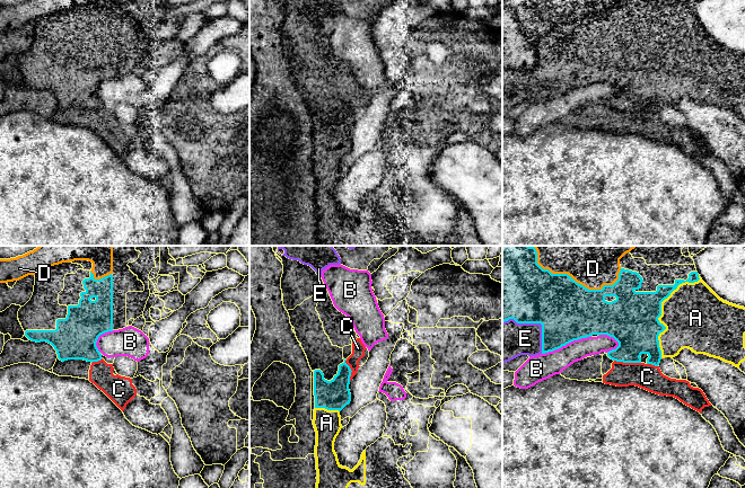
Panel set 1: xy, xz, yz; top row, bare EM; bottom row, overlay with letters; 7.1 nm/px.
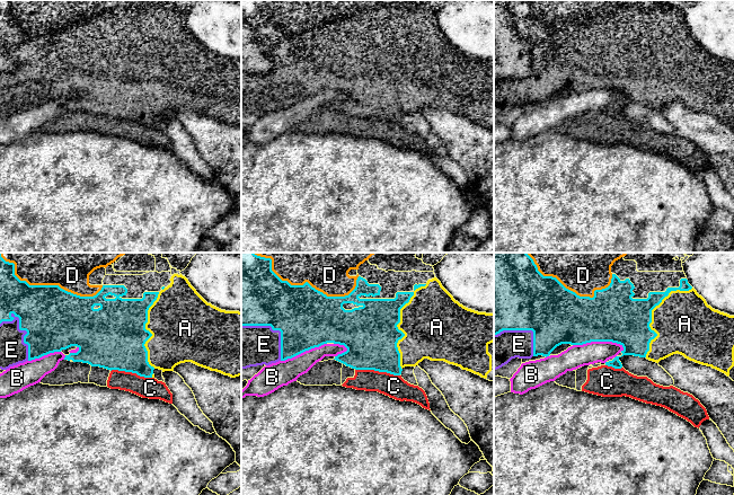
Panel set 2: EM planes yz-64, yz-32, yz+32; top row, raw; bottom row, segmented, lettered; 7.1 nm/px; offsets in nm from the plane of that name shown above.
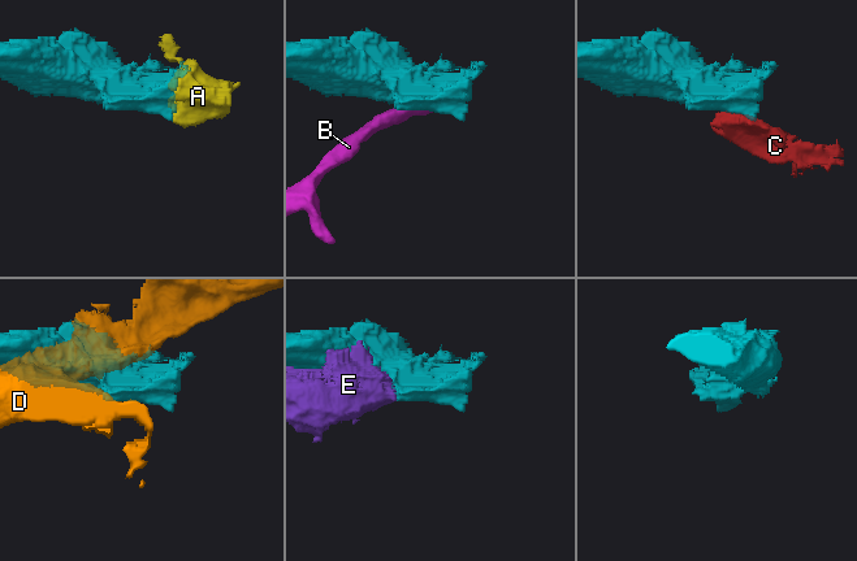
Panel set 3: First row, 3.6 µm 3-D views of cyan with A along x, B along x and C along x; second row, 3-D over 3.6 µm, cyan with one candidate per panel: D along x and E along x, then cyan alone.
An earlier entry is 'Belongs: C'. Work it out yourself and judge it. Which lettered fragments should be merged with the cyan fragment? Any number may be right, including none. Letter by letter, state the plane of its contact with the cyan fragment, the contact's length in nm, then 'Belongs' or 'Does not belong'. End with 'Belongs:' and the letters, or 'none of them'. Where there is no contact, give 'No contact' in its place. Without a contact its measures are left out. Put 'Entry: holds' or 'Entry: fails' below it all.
A: Touches cyan in yz. Shared border 650 nm. Does not belong
B: Touches cyan in yz. Shared border 380 nm. Does not belong
C: Touches cyan in yz. Shared border 190 nm. Does not belong
D: Touches cyan in yz. Shared border 600 nm. Does not belong
E: Touches cyan in yz. Shared border 360 nm. Does not belong
Belongs: none of them
Entry: fails

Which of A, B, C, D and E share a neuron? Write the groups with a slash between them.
A E / B / C / D

